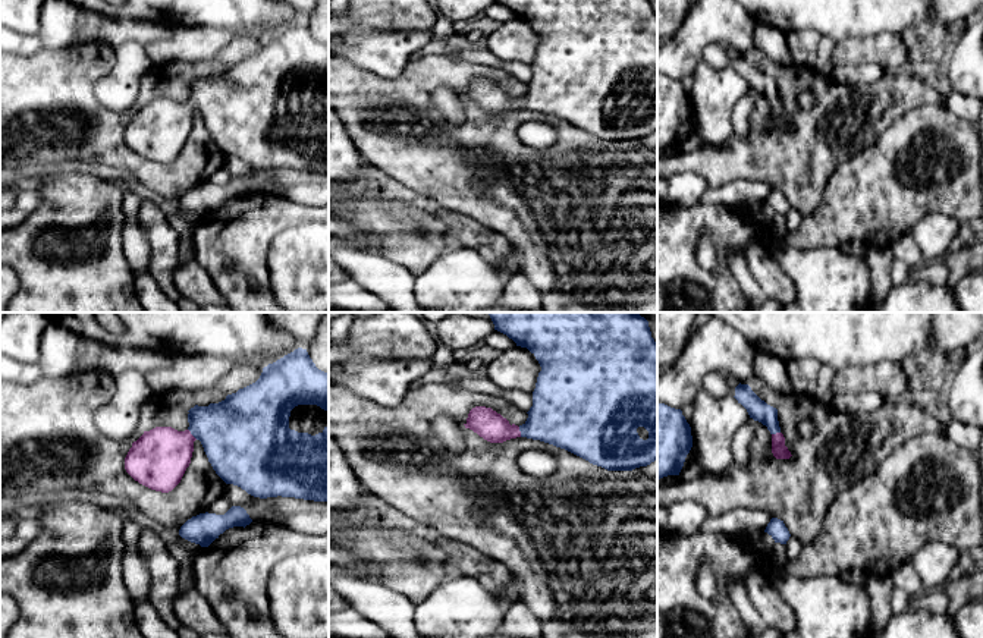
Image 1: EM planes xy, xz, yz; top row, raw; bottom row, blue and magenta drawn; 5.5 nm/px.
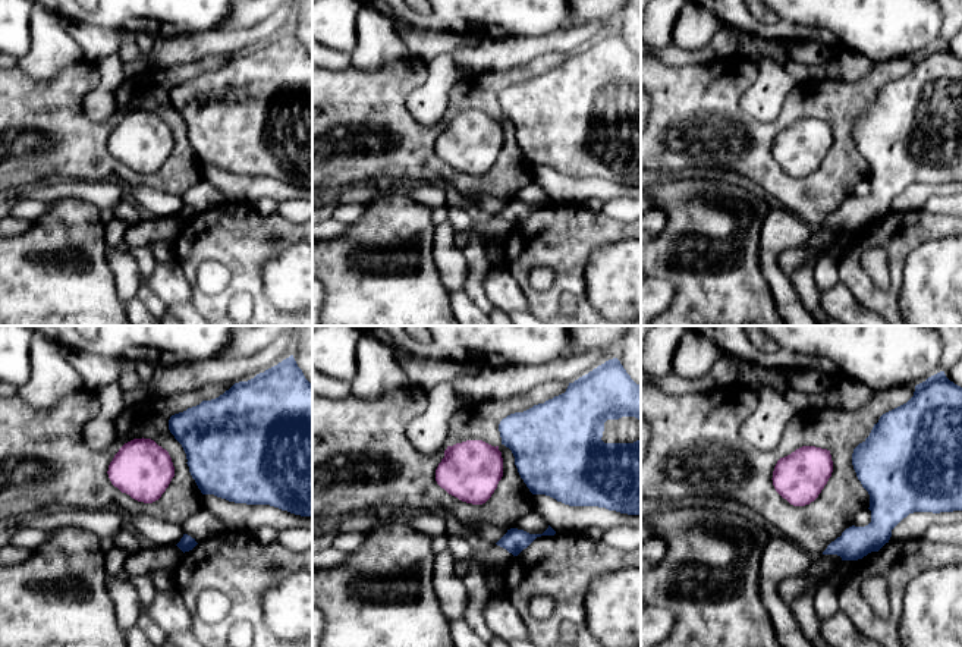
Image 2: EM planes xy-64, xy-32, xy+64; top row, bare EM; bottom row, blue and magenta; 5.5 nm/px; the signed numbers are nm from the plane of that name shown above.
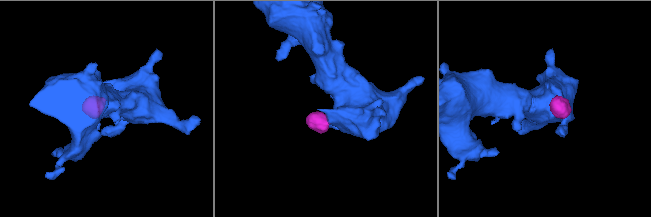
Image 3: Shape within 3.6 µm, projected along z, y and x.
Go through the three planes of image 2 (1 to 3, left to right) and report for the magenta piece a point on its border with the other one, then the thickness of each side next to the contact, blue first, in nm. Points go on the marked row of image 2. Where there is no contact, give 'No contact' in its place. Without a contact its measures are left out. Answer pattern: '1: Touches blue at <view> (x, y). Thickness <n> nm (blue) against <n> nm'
1: No contact
2: No contact
3: No contact

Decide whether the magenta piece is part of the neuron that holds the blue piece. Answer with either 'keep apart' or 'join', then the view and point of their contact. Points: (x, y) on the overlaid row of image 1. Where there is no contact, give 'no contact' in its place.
join | xy (192, 434)

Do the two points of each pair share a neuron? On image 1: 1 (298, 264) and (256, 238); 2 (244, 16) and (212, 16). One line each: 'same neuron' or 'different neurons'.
1: different neurons
2: same neuron

